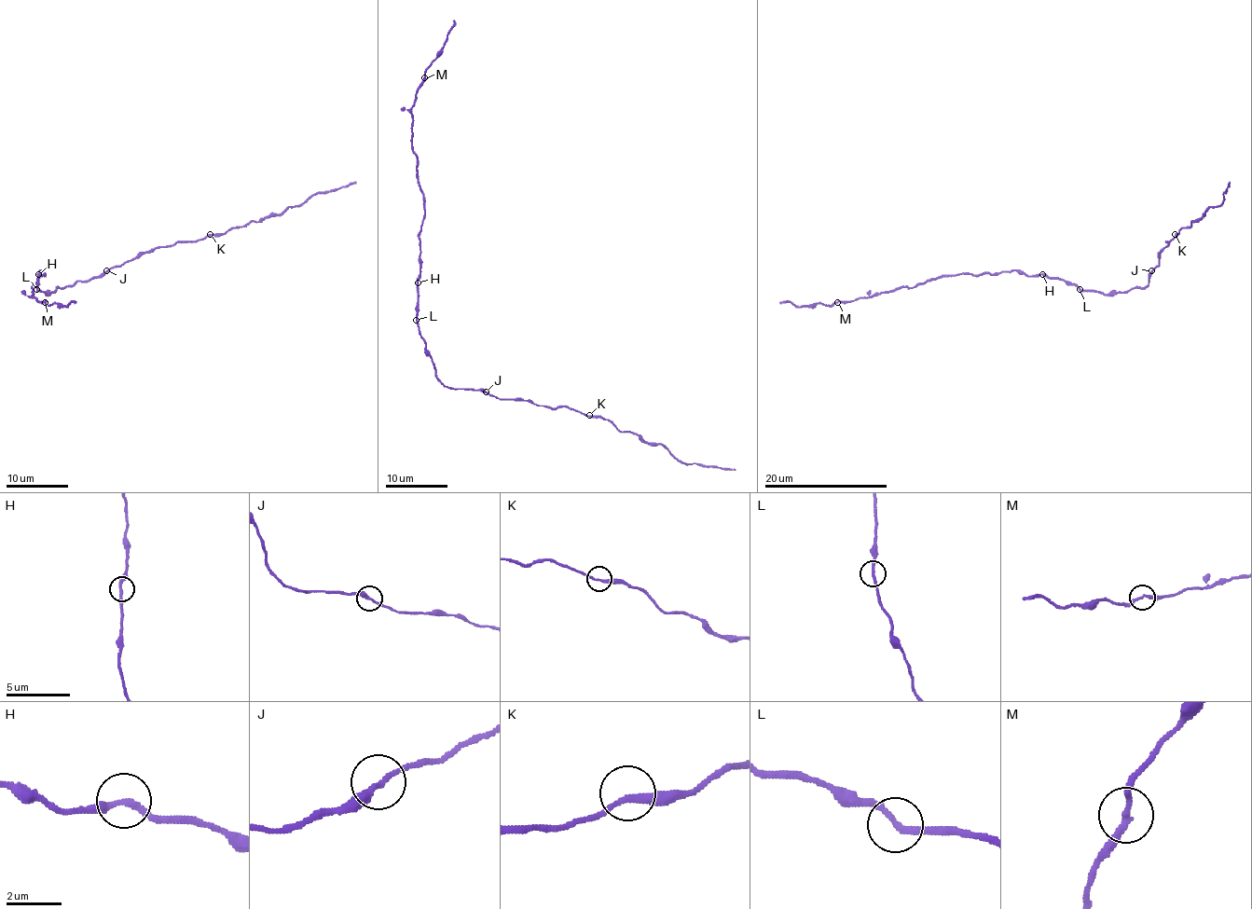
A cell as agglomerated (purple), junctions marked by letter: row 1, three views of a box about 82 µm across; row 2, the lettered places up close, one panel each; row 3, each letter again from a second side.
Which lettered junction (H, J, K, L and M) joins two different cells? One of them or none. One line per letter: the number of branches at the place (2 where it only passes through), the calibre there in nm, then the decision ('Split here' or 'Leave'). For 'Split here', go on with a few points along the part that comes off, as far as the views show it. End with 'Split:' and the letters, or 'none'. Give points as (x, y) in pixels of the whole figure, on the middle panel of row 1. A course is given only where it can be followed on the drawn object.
H: Branches: 2. Thickness 240 nm. Leave
J: Branches: 2. Thickness 220 nm. Leave
K: Branches: 2. Thickness 220 nm. Leave
L: Branches: 2. Thickness 220 nm. Leave
M: Branches: 2. Thickness 220 nm. Leave
Split: none

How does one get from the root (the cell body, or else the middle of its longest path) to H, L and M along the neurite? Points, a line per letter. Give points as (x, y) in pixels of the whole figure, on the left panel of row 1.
H: (52, 292), (46, 294), (36, 287), (38, 274)
L: (52, 292), (46, 294), (36, 289)
M: (52, 292), (46, 294), (36, 287), (40, 270), (45, 275), (40, 275), (33, 287), (33, 296), (45, 301)

